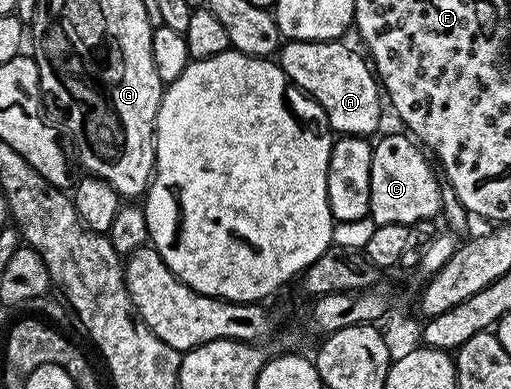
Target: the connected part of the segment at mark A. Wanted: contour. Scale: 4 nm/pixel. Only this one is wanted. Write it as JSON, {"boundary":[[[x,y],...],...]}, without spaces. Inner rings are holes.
{"boundary":[[[319,38],[283,43],[280,48],[280,67],[293,87],[295,84],[300,91],[307,92],[322,107],[335,133],[369,137],[382,120],[384,100],[380,95],[380,84],[363,53],[353,52],[338,42],[334,38]]]}

